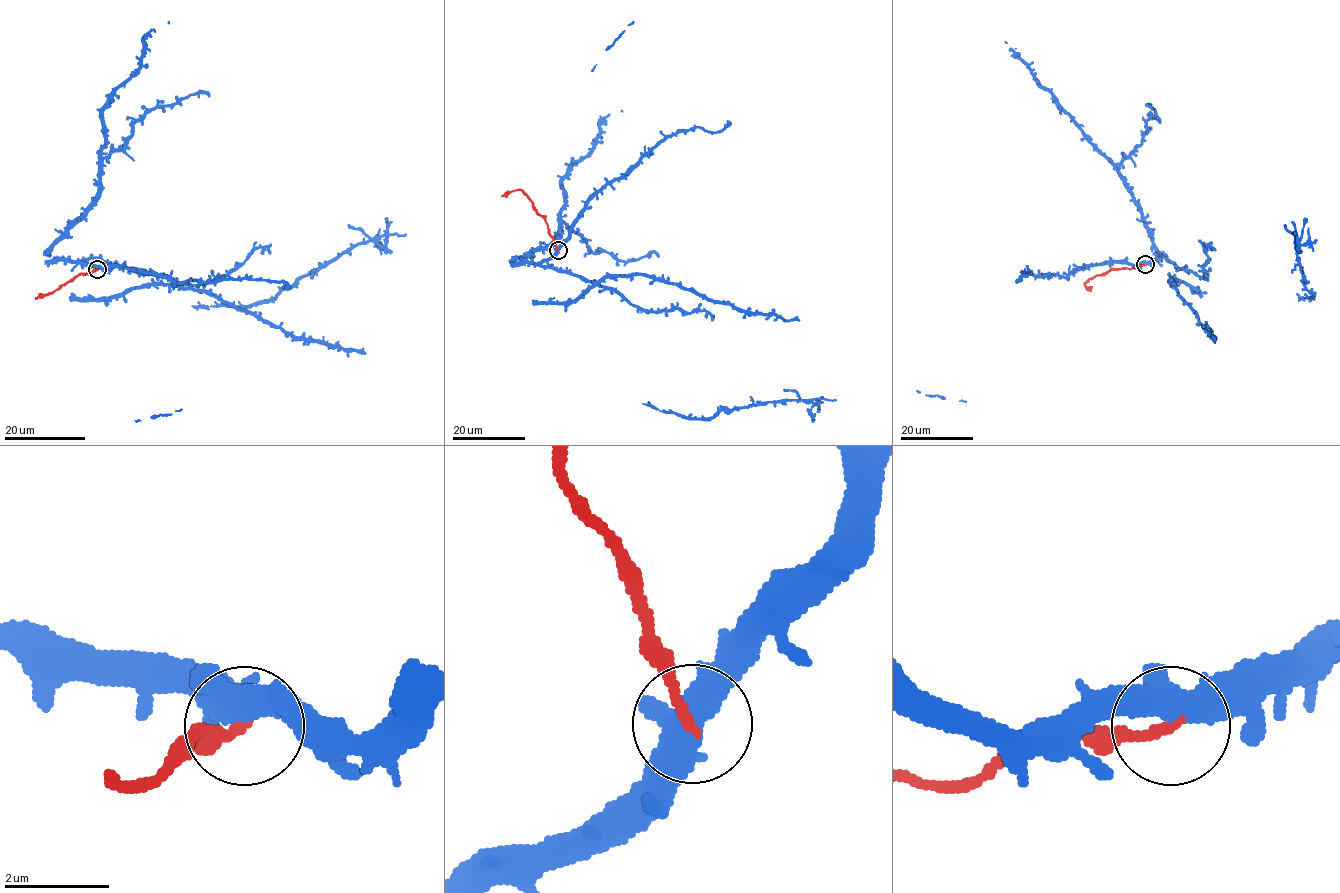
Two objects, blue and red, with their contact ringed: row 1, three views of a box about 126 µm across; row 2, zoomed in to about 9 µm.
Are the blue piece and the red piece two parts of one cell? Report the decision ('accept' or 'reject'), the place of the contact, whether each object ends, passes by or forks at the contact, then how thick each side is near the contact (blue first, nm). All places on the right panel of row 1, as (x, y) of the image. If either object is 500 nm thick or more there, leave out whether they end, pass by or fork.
reject; place (1145, 264); blue forks; red ends; calibres 420 and 190 nm

